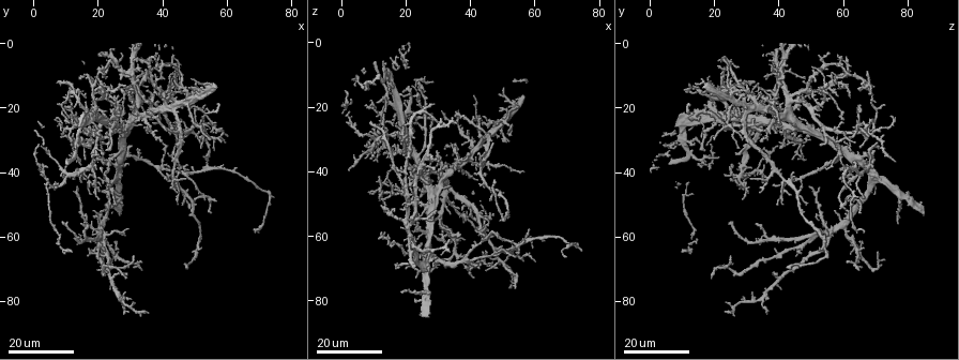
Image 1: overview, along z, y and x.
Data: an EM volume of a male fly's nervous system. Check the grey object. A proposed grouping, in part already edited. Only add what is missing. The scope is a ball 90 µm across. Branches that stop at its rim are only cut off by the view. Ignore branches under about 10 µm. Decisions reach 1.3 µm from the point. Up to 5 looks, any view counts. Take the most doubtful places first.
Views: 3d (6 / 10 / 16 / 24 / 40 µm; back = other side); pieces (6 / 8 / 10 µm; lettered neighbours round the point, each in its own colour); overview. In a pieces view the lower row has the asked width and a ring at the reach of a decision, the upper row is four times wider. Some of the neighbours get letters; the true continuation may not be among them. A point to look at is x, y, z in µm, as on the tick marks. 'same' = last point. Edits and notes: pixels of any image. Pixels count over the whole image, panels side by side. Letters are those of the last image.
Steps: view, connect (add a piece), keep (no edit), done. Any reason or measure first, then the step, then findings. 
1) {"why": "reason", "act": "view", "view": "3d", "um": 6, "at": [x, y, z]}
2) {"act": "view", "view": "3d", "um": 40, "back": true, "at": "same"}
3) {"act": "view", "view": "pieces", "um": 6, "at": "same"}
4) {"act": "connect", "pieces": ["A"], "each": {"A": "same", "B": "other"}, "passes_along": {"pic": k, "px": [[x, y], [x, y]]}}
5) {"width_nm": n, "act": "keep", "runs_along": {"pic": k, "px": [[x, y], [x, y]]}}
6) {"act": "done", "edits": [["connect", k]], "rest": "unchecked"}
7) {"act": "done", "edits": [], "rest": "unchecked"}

{"act": "view", "view": "3d", "um": 16, "at": [30.5, 66.5, 24.5]}

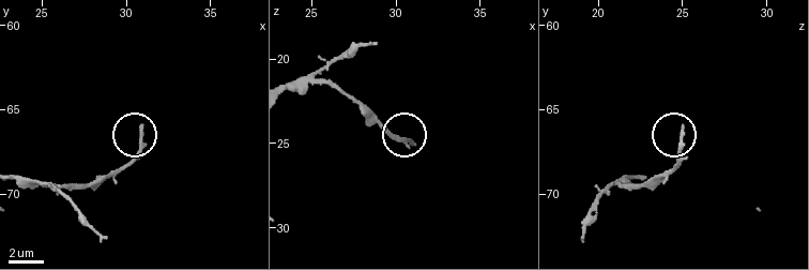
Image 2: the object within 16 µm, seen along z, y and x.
{"act": "view", "view": "pieces", "um": 8, "at": [30.9, 66.0, 25.2]}

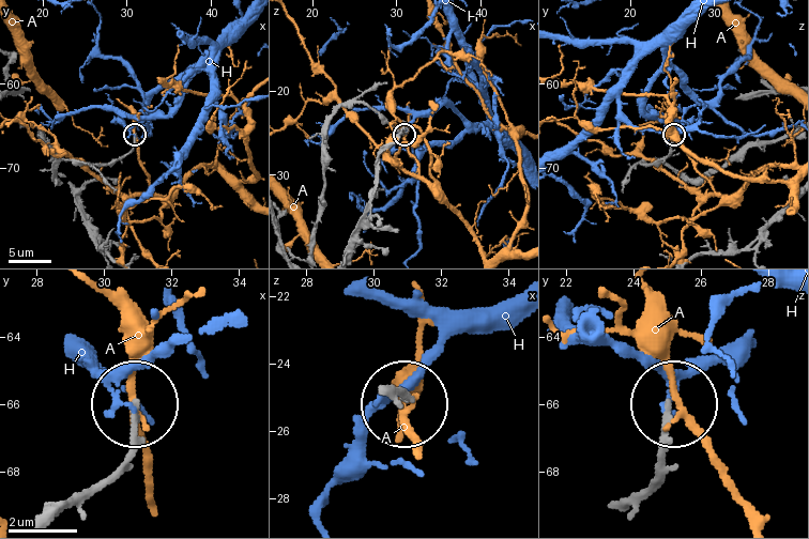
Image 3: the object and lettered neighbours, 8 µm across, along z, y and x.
{"act": "keep", "each": {"A": "other", "H": "other"}, "found": "none of them fits"}

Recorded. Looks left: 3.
{"why": "an open end", "act": "view", "view": "3d", "um": 24, "at": [22.5, 23.0, 27.0]}

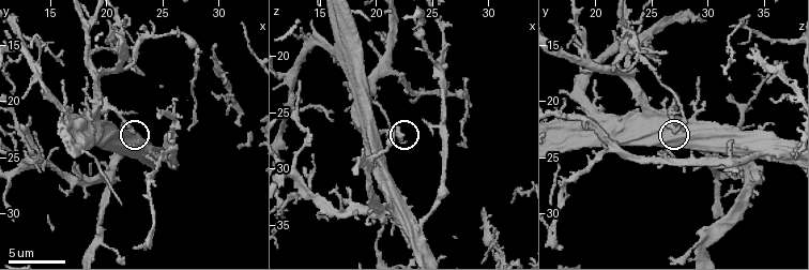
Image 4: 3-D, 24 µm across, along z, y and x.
{"act": "view", "view": "pieces", "um": 8, "at": [22.4, 22.6, 27.0]}

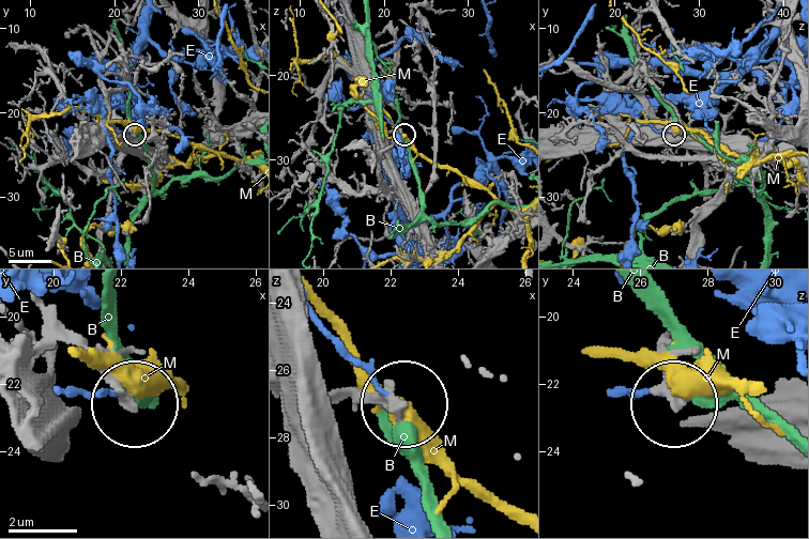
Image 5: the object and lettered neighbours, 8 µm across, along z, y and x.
{"act": "keep", "each": {"B": "other", "E": "other", "M": "other"}, "found": "none of them fits"}

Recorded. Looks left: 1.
{"act": "done", "edits": [], "rest": "unchecked"}

